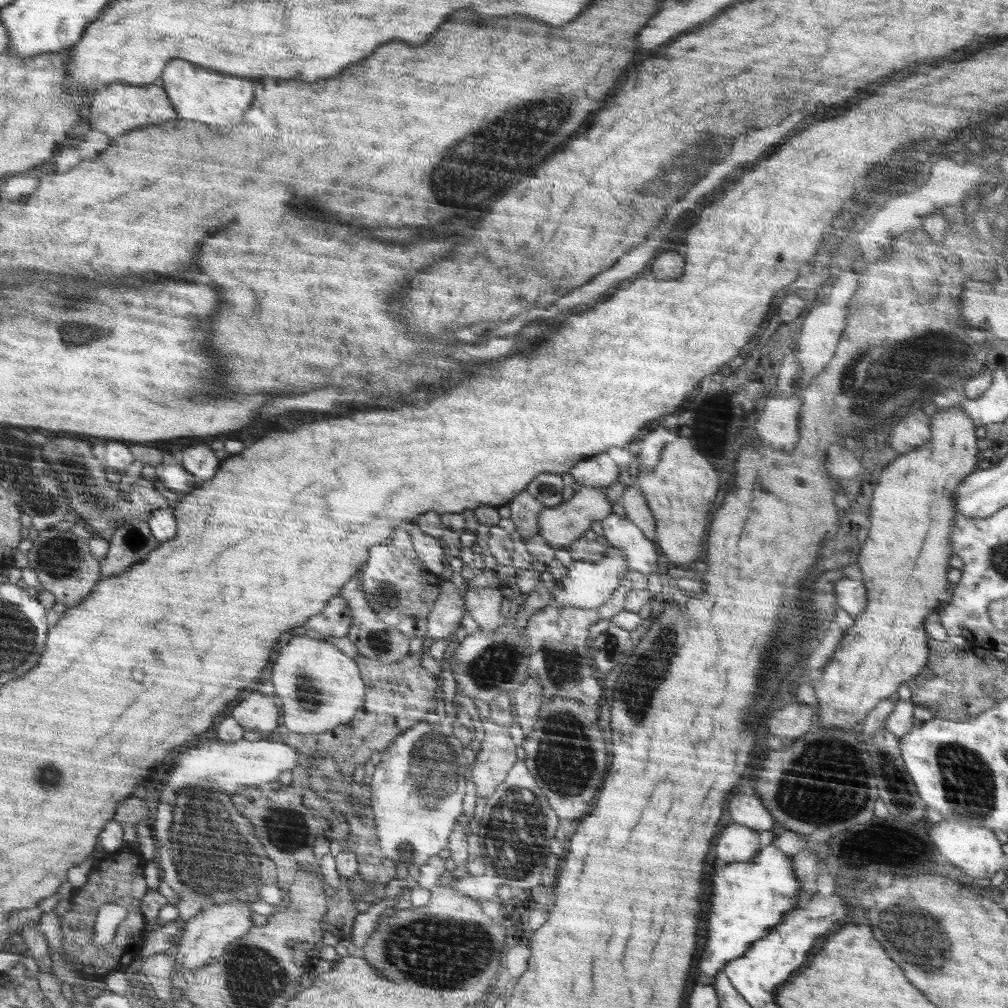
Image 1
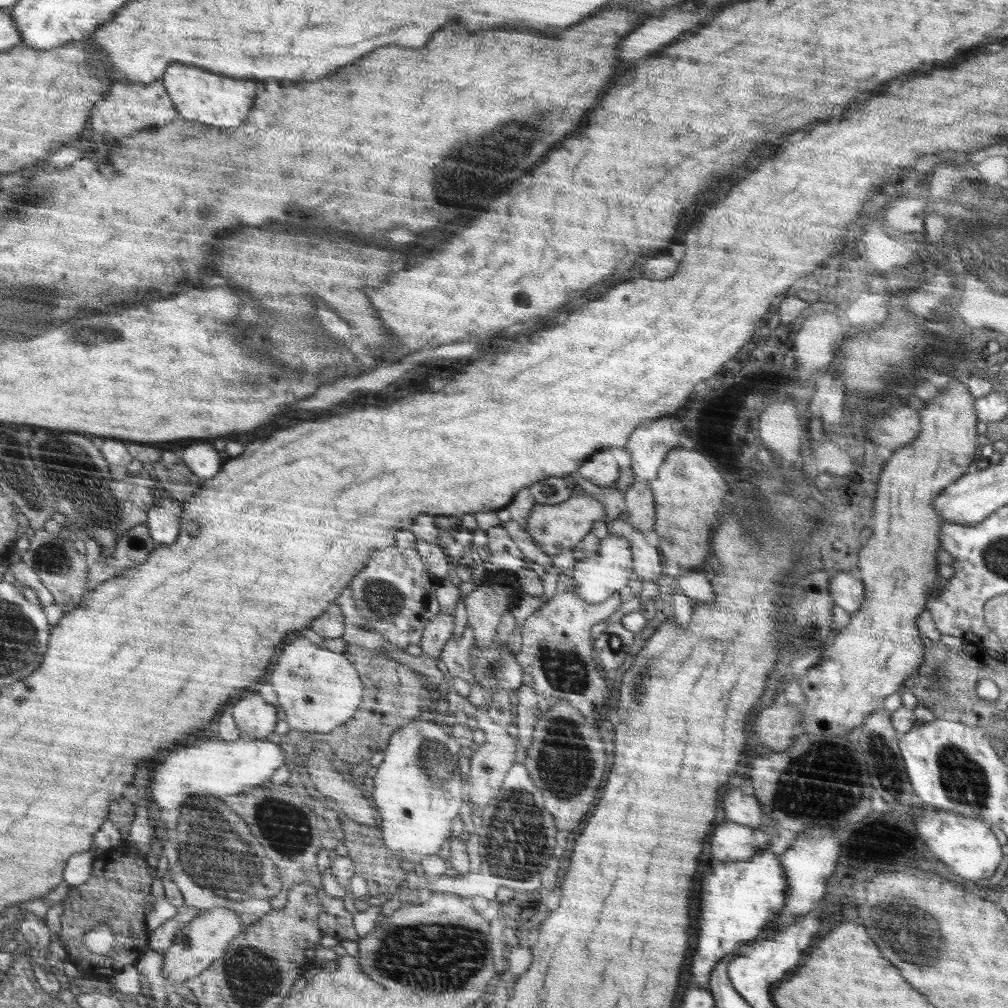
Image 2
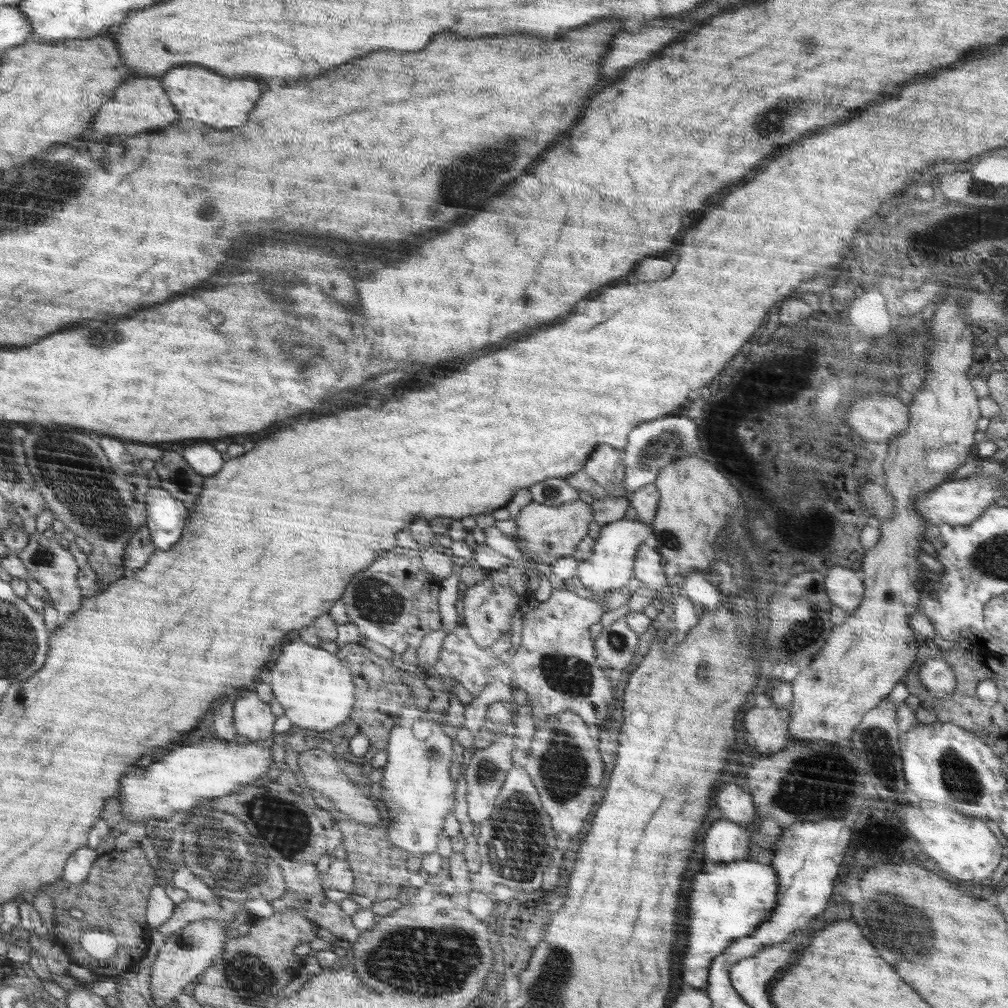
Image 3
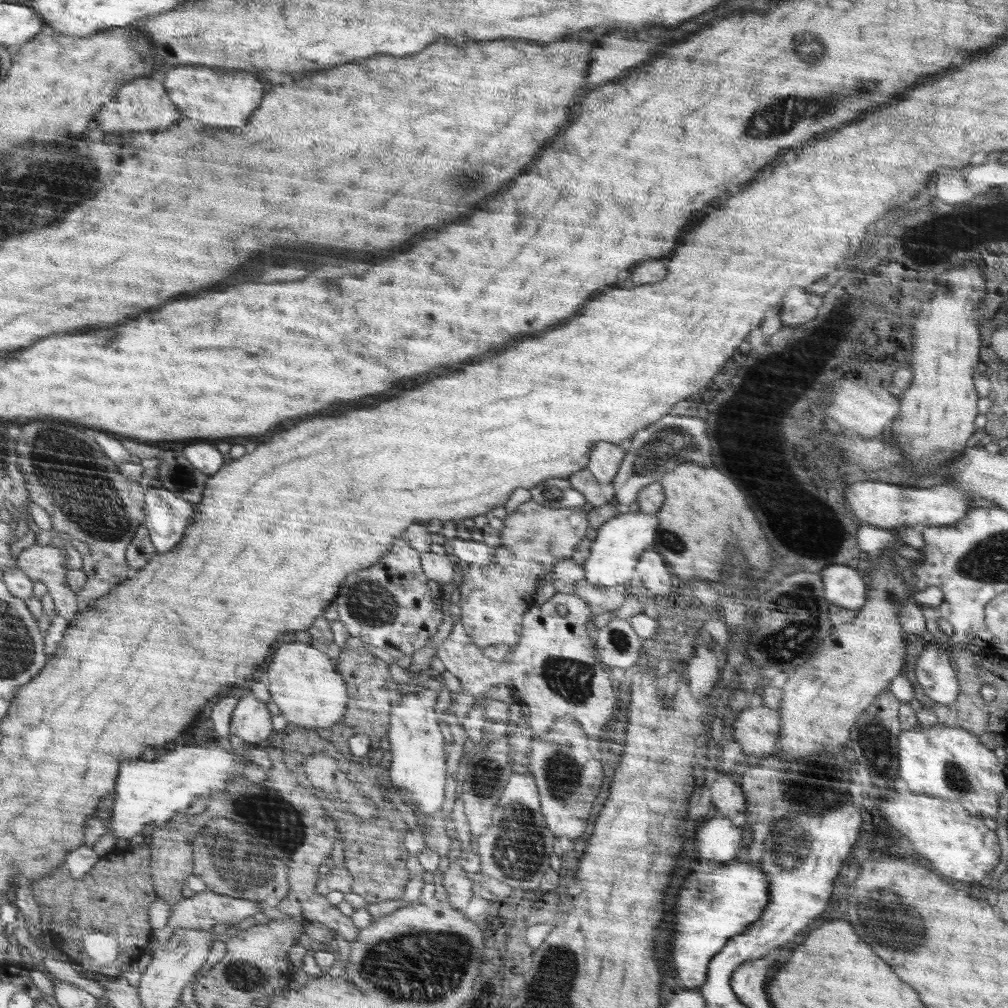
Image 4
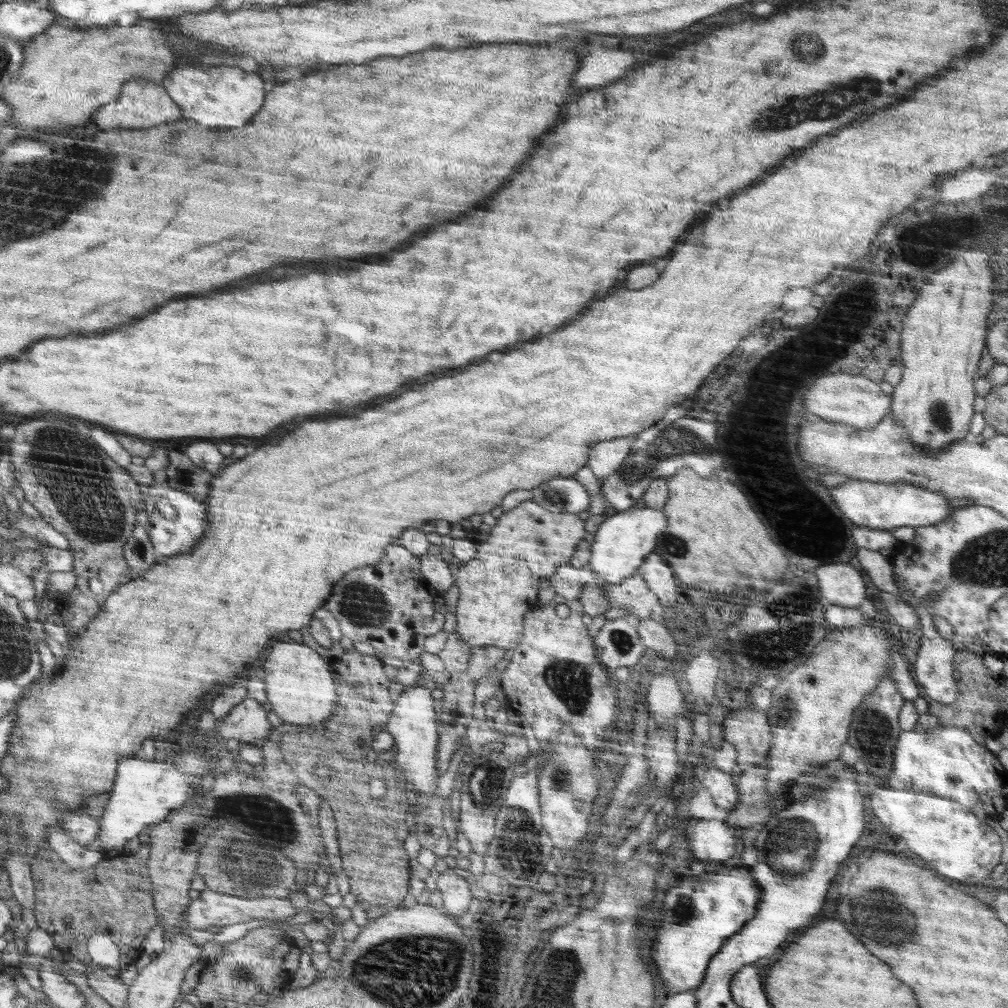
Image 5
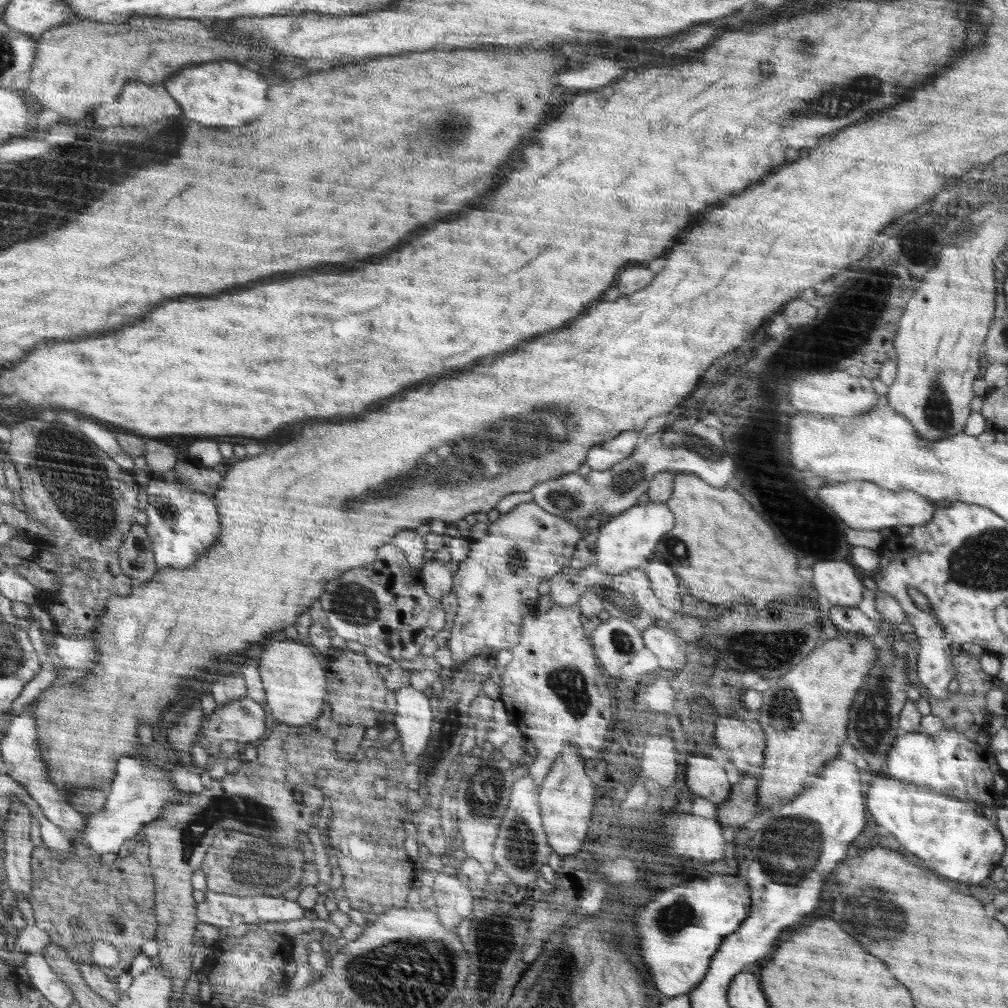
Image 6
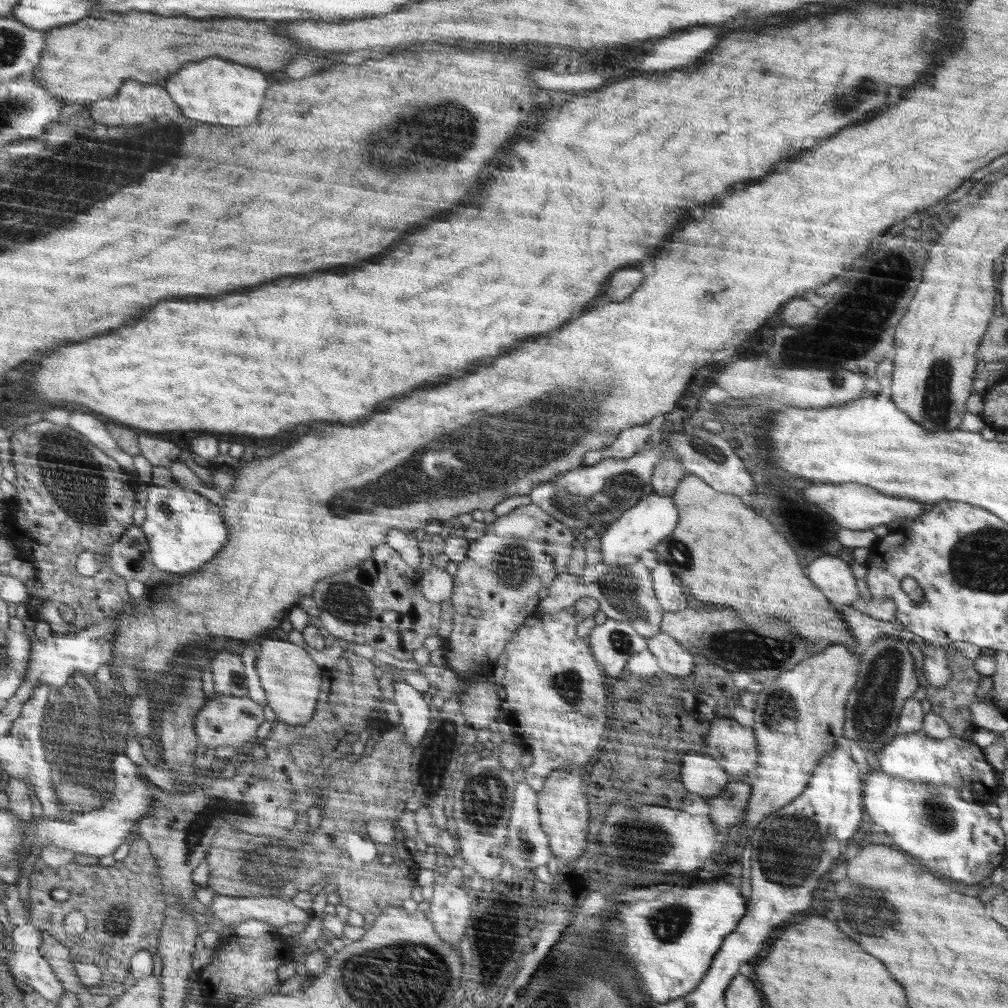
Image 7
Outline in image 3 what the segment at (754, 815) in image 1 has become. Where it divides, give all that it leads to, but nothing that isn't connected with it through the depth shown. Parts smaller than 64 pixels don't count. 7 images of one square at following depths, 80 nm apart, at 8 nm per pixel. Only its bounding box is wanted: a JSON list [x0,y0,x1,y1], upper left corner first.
[716,784,761,827]

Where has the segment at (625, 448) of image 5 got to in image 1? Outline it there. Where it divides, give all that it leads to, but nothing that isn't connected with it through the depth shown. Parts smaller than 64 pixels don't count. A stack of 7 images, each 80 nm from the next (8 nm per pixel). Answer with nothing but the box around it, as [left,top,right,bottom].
[568,453,620,487]

